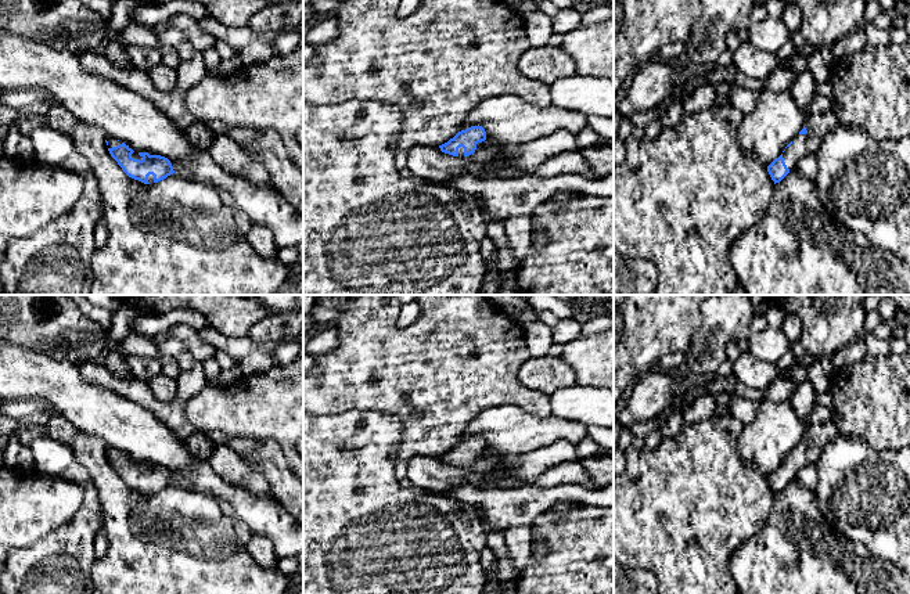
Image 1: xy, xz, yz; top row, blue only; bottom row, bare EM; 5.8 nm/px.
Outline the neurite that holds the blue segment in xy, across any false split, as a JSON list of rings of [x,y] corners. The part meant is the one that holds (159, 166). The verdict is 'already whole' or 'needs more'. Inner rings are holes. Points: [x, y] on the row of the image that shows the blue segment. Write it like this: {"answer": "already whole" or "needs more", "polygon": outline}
{"answer": "needs more", "polygon": [[[107,137],[105,143],[111,156],[134,180],[144,184],[158,183],[175,173],[170,161],[165,156],[148,152],[136,154],[129,145],[112,137]]]}

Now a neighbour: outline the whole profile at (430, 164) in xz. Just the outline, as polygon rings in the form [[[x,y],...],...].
[[[485,140],[476,144],[474,154],[453,156],[439,147],[414,145],[407,152],[406,168],[414,179],[431,183],[446,183],[460,176],[488,179],[497,174],[507,162],[508,150]]]

